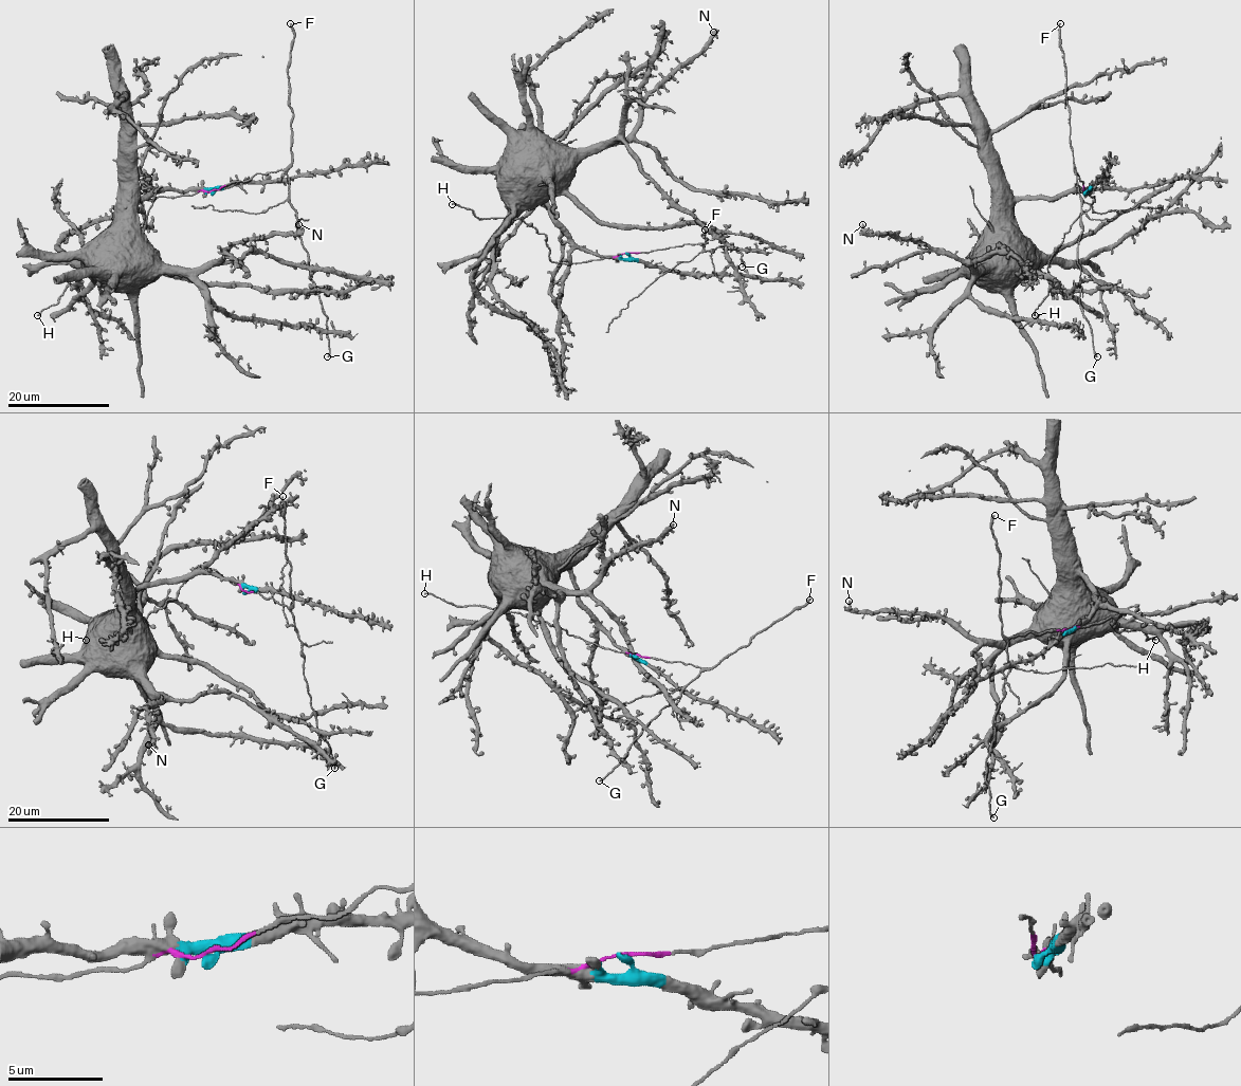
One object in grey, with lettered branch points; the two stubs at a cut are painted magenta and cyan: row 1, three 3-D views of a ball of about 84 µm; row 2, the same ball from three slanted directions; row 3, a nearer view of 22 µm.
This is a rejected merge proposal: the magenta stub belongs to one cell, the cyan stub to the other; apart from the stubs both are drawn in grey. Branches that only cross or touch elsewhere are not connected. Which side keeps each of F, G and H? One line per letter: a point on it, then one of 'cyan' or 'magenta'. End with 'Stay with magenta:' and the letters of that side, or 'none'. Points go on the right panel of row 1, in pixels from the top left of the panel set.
F: at (1060, 23); magenta
G: at (1097, 356); magenta
H: at (1035, 315); magenta
Stay with magenta: F, G, H

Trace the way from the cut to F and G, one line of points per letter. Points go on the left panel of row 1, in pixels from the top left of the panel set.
F: (212, 190), (257, 173), (277, 171), (291, 162), (288, 65), (294, 29), (290, 23)
G: (212, 190), (257, 173), (285, 171), (290, 206), (308, 257), (309, 279), (327, 317), (327, 356)

